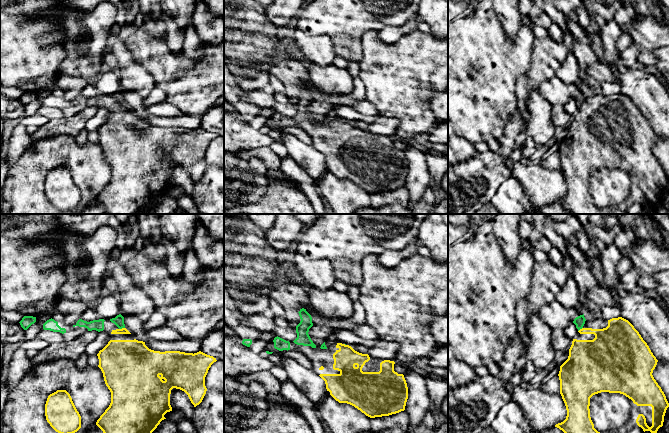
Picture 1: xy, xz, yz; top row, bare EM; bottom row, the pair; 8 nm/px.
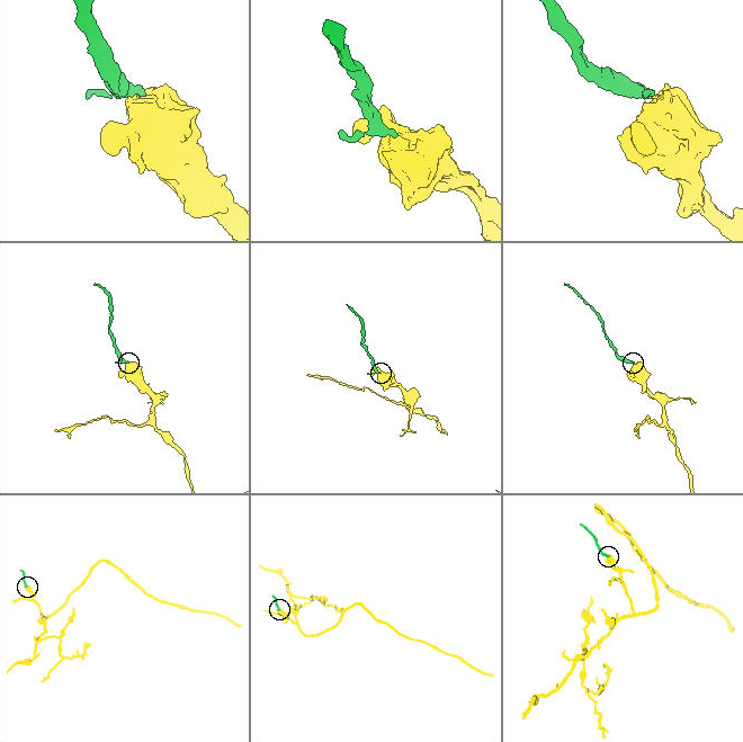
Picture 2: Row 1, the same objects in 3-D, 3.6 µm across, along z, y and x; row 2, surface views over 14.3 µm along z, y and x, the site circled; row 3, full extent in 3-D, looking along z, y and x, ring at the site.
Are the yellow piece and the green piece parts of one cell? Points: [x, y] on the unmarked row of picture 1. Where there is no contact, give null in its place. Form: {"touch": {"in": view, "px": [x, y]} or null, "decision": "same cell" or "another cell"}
{"touch": {"in": "xy", "px": [122, 104]}, "decision": "same cell"}

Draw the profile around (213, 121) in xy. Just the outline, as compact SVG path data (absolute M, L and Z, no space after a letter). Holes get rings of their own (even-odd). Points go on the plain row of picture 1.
M224 101L213 106L210 111L201 116L201 128L224 137Z

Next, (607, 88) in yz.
M604 82L598 85L598 91L603 96L610 96L612 94L620 93L621 87L618 82Z

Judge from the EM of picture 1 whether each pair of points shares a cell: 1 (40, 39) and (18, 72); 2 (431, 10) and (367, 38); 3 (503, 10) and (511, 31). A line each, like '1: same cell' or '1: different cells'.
1: same cell
2: different cells
3: same cell

